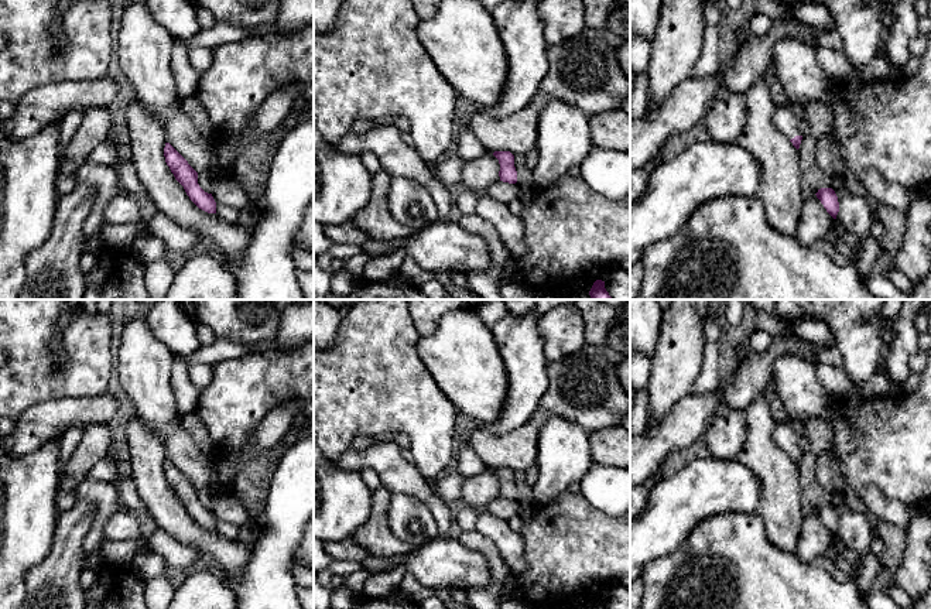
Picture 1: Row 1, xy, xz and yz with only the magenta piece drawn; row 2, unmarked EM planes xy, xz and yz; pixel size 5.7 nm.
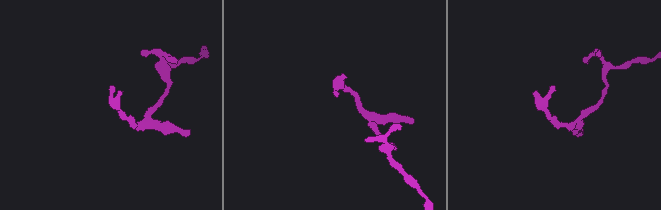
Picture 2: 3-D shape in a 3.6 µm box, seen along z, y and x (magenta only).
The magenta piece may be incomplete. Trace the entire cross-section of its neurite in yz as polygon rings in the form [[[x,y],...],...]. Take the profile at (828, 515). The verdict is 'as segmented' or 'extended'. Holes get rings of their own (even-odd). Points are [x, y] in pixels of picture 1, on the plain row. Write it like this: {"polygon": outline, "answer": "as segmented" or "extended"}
{"polygon": [[[821,504],[815,510],[817,514],[821,517],[826,528],[836,536],[836,531],[839,528],[839,519],[835,507],[832,504]]], "answer": "as segmented"}

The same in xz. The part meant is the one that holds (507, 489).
{"polygon": [[[494,468],[493,472],[499,476],[500,480],[499,487],[500,497],[516,500],[517,487],[514,483],[514,472],[510,468]]], "answer": "as segmented"}

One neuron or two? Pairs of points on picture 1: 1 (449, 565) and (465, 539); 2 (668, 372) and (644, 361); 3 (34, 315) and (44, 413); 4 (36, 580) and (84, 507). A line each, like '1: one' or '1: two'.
1: two
2: two
3: two
4: one

